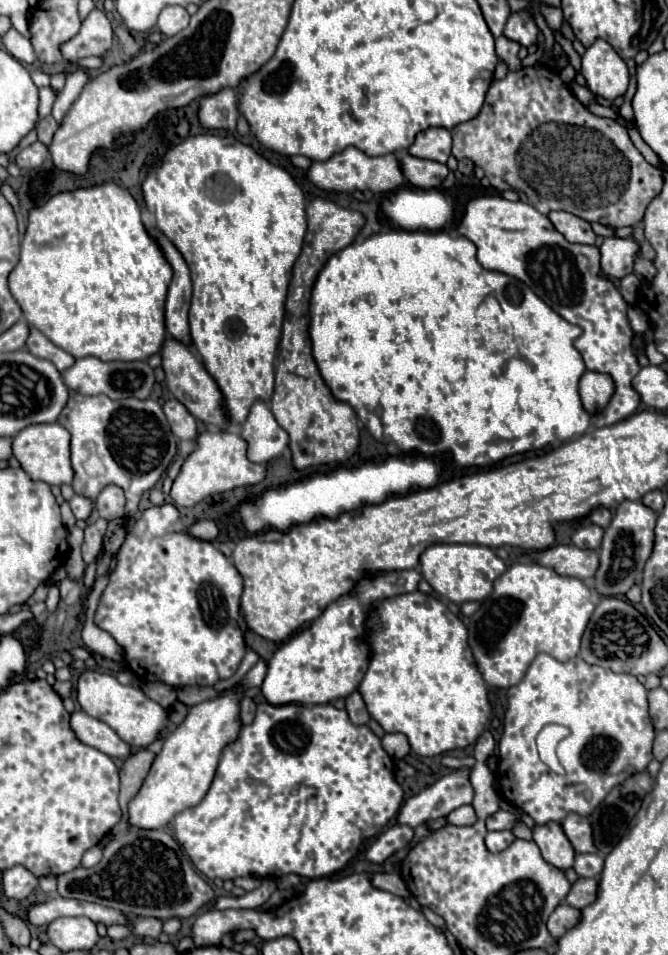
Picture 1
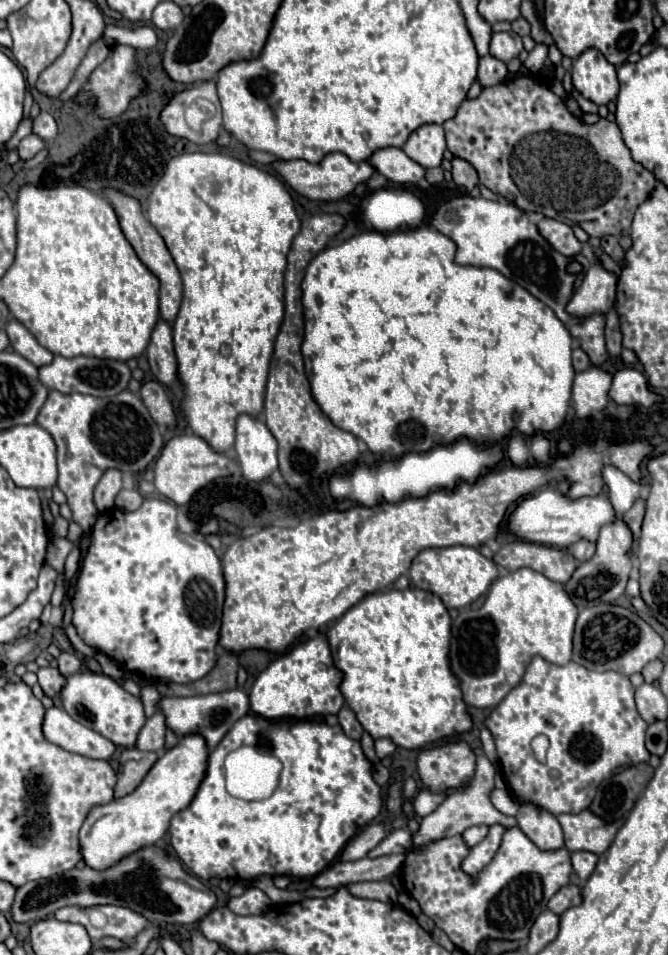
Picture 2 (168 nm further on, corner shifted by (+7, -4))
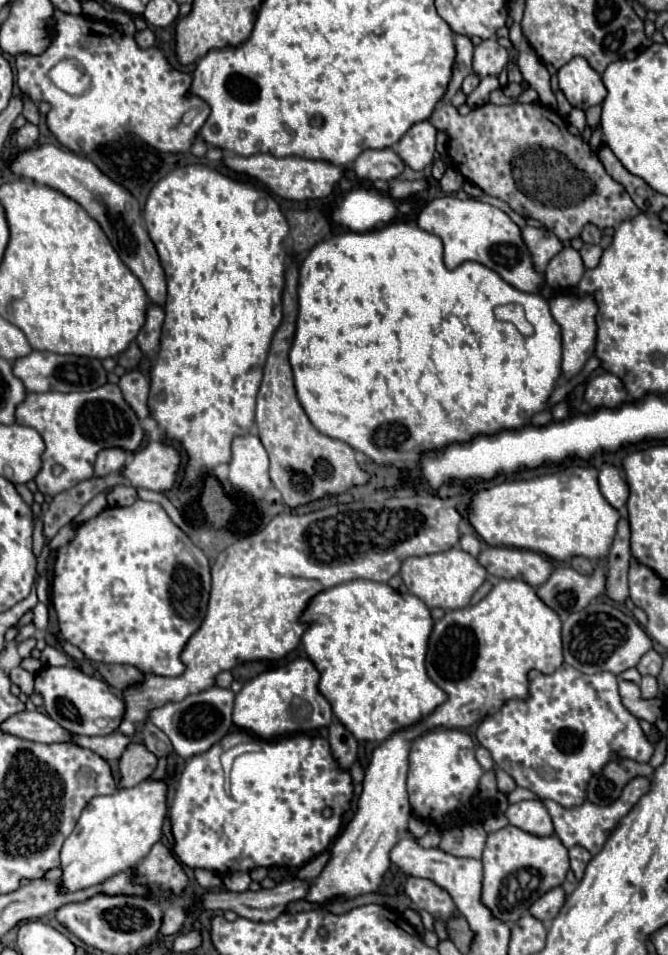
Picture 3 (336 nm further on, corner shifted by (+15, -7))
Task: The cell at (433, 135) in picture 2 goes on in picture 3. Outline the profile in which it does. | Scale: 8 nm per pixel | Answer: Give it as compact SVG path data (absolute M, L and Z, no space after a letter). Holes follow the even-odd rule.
M429 121L415 123L397 143L397 155L415 171L421 171L433 161L437 129Z

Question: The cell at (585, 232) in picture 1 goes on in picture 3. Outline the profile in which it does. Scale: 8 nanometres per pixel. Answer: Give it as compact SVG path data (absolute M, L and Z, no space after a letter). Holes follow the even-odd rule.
M525 227L521 235L523 235L523 241L531 253L535 271L545 273L547 263L563 249L561 241L551 231L537 229L537 227Z

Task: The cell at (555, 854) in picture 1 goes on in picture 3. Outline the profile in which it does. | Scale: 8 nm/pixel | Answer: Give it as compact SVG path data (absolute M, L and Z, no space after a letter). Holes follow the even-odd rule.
M525 799L519 803L511 803L505 811L505 817L511 825L533 833L533 835L553 835L553 821L549 819L549 811L541 799Z

